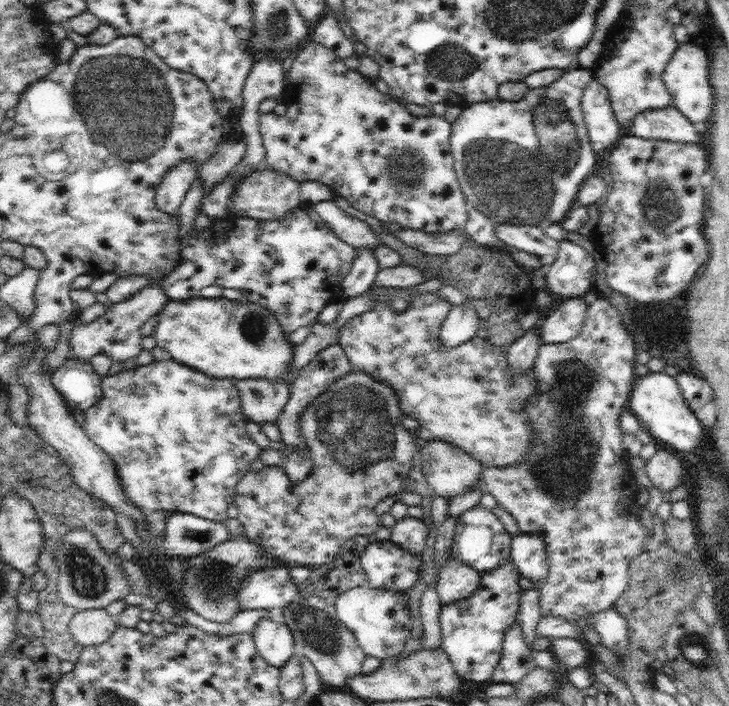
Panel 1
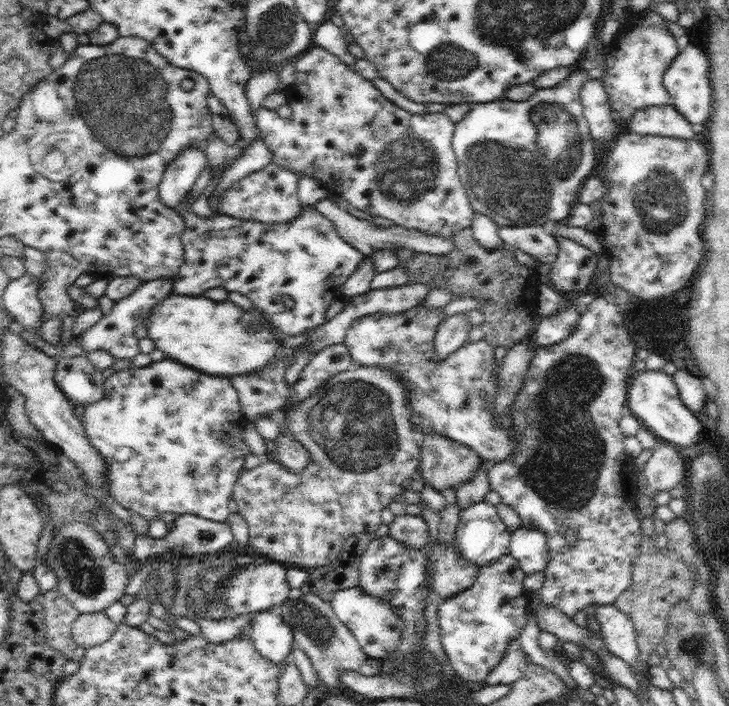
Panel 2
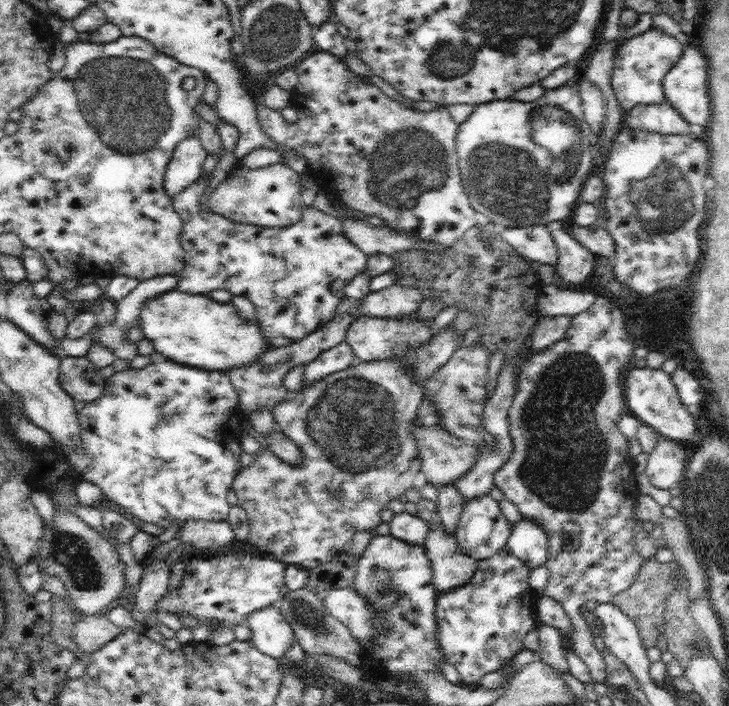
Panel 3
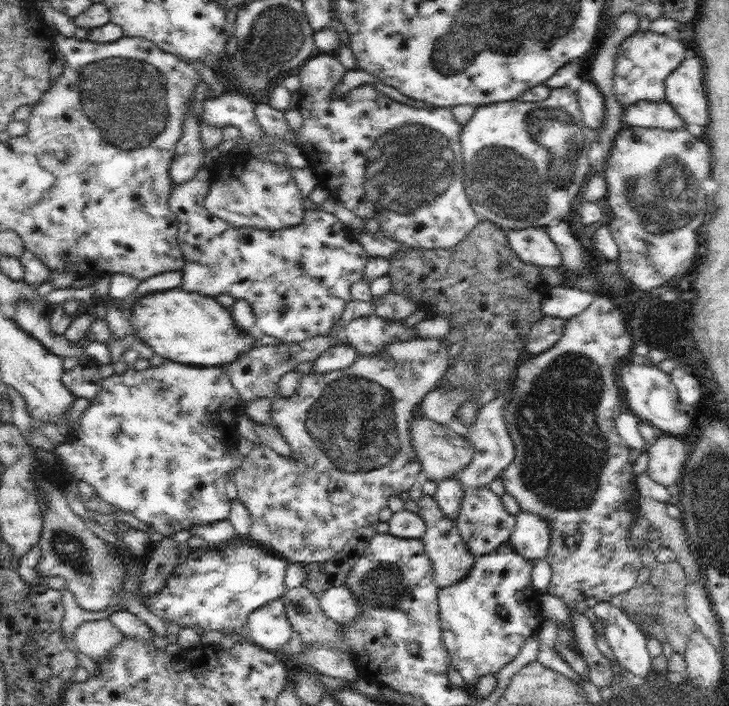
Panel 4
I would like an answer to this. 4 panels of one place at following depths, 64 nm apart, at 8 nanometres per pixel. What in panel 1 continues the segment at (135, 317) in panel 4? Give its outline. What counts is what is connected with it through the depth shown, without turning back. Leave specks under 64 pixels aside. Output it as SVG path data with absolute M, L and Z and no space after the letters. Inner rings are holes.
M187 298L169 300L157 316L155 338L167 358L181 362L215 380L245 380L245 378L281 378L289 384L293 362L293 344L287 342L281 324L271 310L247 300L231 302L227 298Z

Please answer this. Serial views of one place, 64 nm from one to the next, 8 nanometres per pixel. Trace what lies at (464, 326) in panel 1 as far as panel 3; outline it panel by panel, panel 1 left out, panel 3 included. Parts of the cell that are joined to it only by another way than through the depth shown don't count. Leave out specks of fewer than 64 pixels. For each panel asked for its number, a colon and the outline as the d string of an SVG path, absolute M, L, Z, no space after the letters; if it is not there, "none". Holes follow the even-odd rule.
2: M453 314L447 316L439 326L437 326L437 334L435 334L435 352L437 352L437 360L445 360L445 356L449 356L451 352L455 352L457 348L461 348L469 338L469 322L465 320L463 314Z
3: M449 324L445 330L441 330L437 336L433 336L433 340L427 344L427 346L419 346L415 350L409 350L403 358L385 358L385 360L373 360L373 362L353 362L349 368L345 368L343 372L333 372L321 380L313 380L313 384L307 384L299 390L297 398L293 400L285 400L285 402L279 402L277 406L273 406L273 420L275 420L275 426L277 430L281 430L287 438L291 438L303 452L303 462L297 464L297 466L291 466L291 464L283 464L283 460L277 460L269 450L261 448L259 454L251 454L255 458L255 462L247 468L241 468L239 474L235 476L231 488L239 500L237 506L243 508L243 512L247 514L247 520L249 520L249 538L247 542L253 544L257 550L261 550L265 556L273 558L273 560L279 560L281 564L293 564L293 566L299 566L303 570L309 570L313 566L319 566L319 564L325 564L329 560L333 560L333 554L337 554L339 550L345 548L345 544L353 538L355 532L359 530L371 530L375 532L375 528L381 524L379 520L379 512L387 508L387 504L391 500L395 500L397 496L401 496L407 488L413 488L413 476L421 470L421 458L419 458L419 448L417 448L417 416L415 416L415 410L419 408L421 400L423 400L423 394L425 394L425 388L423 388L423 382L429 380L439 368L443 368L443 364L447 364L447 360L453 356L453 352L457 352L459 344L461 344L461 336L455 334L455 328Z

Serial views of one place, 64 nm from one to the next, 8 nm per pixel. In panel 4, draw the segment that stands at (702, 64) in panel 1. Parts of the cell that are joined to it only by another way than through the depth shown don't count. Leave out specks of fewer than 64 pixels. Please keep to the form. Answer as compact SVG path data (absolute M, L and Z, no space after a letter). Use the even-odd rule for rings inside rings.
M689 48L685 60L665 78L665 102L681 116L687 128L701 128L709 122L709 104L705 96L701 58Z

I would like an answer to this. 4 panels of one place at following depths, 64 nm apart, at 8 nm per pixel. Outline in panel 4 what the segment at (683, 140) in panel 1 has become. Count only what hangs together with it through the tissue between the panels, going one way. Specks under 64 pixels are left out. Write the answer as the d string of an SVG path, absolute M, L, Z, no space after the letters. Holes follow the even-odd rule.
M639 100L637 104L627 106L623 112L623 126L627 128L663 128L663 130L687 128L681 116L665 100L663 102Z

